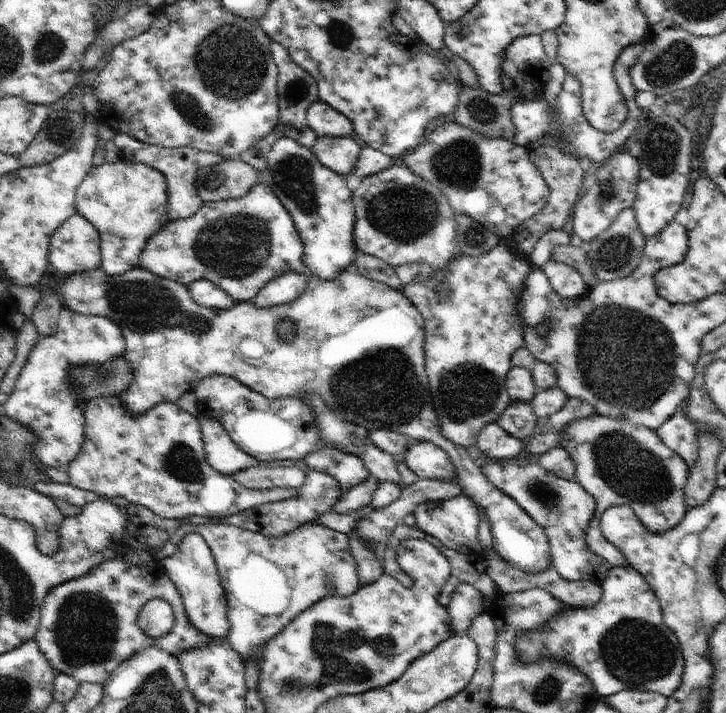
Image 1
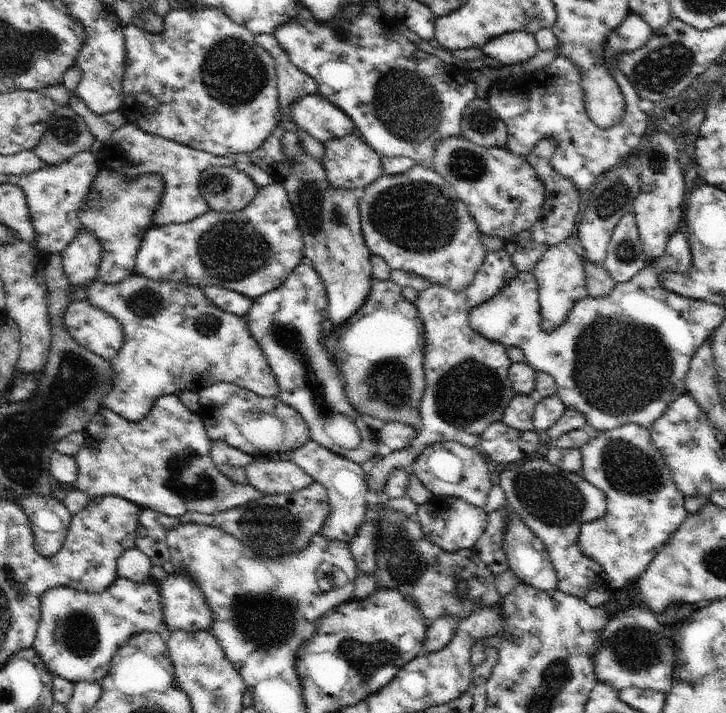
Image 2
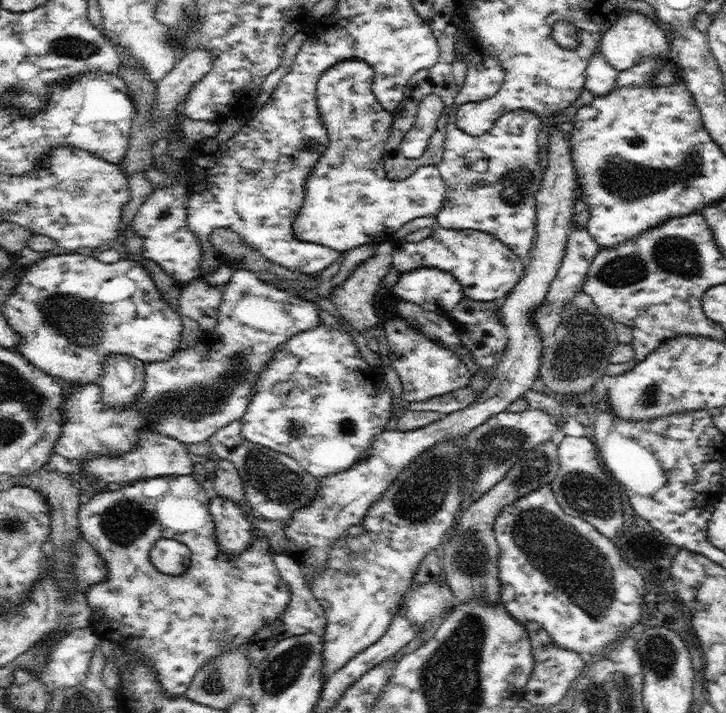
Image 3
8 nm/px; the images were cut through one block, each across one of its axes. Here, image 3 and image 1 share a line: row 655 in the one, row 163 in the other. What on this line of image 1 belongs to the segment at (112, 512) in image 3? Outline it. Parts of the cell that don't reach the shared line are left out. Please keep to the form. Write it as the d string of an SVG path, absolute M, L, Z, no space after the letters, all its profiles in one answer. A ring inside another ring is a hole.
M116 132L111 136L114 144L120 150L121 159L134 164L147 164L159 170L167 180L168 191L168 221L184 220L194 216L204 201L197 191L197 172L206 166L220 164L226 157L219 154L199 151L190 147L161 147L140 142L128 134Z

